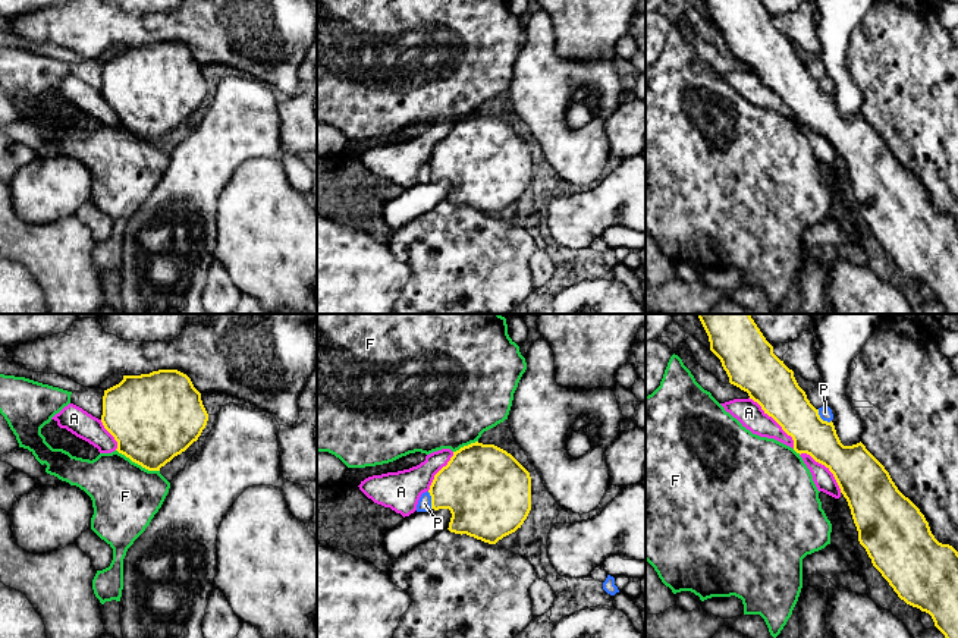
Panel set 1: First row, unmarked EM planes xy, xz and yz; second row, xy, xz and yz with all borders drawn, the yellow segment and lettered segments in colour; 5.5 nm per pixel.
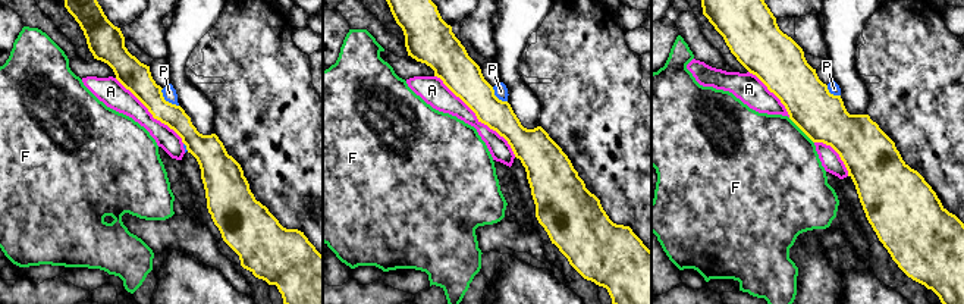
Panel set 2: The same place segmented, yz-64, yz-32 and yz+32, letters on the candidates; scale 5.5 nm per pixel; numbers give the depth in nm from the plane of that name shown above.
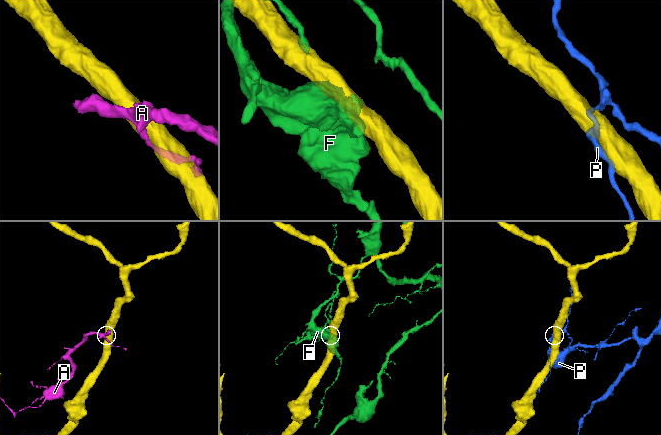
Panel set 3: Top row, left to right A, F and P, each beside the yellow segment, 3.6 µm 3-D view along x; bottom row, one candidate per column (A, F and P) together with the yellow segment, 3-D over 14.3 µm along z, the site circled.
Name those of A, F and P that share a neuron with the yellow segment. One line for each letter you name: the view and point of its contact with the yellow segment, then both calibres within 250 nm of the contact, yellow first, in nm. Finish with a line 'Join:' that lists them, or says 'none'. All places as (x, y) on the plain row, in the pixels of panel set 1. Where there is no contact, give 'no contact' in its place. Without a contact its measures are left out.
Join: none

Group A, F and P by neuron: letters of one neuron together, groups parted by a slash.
A / F / P

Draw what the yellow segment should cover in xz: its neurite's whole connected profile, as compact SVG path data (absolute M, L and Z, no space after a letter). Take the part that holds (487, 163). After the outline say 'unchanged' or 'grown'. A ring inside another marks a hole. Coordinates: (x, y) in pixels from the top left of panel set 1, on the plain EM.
M471 114L453 128L436 147L428 161L431 180L449 180L449 202L467 205L489 216L515 204L531 182L530 144L506 122L494 116Z; unchanged

